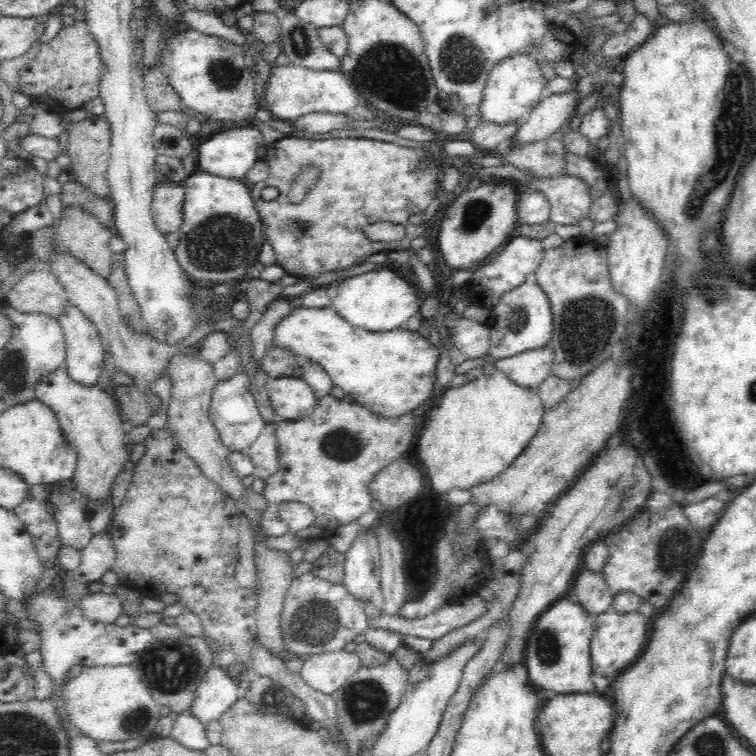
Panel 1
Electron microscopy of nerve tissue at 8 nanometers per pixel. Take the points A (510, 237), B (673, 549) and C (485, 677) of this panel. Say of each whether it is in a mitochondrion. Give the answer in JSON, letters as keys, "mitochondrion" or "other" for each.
{"A":"other","B":"mitochondrion","C":"other"}

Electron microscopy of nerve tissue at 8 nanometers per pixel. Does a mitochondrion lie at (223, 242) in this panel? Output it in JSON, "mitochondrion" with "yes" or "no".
{"mitochondrion":"yes"}

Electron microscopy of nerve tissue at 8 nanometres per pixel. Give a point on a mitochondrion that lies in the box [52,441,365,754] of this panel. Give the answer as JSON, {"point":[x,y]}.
{"point":[317,621]}

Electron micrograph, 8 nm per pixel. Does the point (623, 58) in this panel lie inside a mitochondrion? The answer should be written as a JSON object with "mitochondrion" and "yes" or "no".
{"mitochondrion":"no"}

